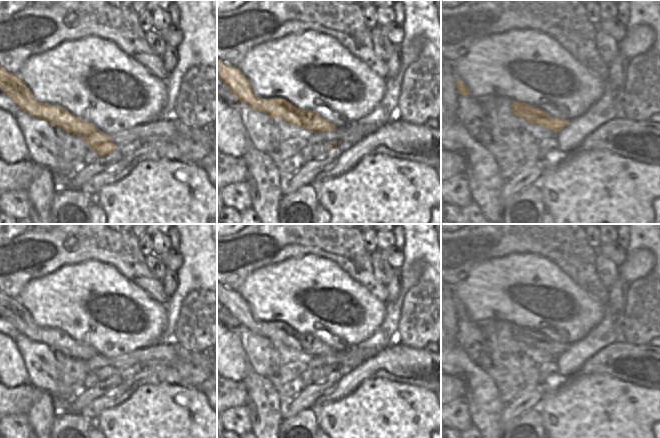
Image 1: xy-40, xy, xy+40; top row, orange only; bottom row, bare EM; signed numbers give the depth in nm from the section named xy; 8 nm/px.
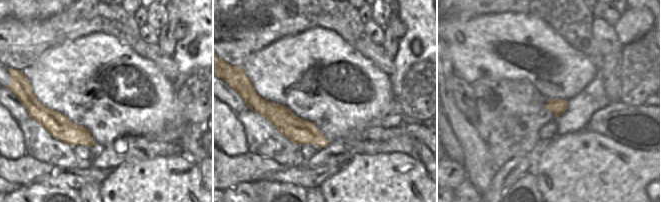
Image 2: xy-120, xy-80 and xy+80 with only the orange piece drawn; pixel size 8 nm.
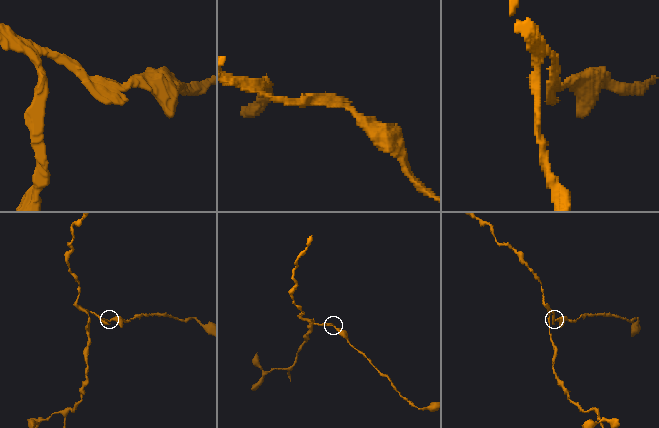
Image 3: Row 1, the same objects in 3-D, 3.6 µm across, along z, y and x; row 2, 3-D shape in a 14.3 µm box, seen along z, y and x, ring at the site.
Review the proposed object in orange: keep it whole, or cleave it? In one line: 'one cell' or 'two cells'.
two cells

